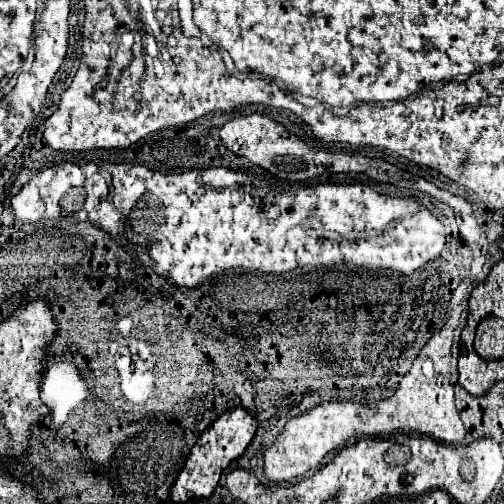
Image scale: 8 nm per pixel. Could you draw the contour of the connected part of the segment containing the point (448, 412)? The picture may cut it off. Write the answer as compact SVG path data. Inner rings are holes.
M461 285L453 293L445 317L433 329L431 339L423 345L411 371L399 381L399 387L393 397L375 401L373 407L353 401L341 403L329 401L289 421L281 435L275 439L275 443L263 453L263 475L267 477L267 481L283 483L291 481L293 477L301 477L309 469L317 467L327 453L347 447L366 437L391 437L398 432L405 432L411 435L427 435L441 443L447 441L453 445L461 443L461 439L465 437L465 425L455 409L453 387L449 383L449 377L451 377L451 343L455 329L467 317L469 311L467 299L469 293ZM415 429L419 429L419 433Z

